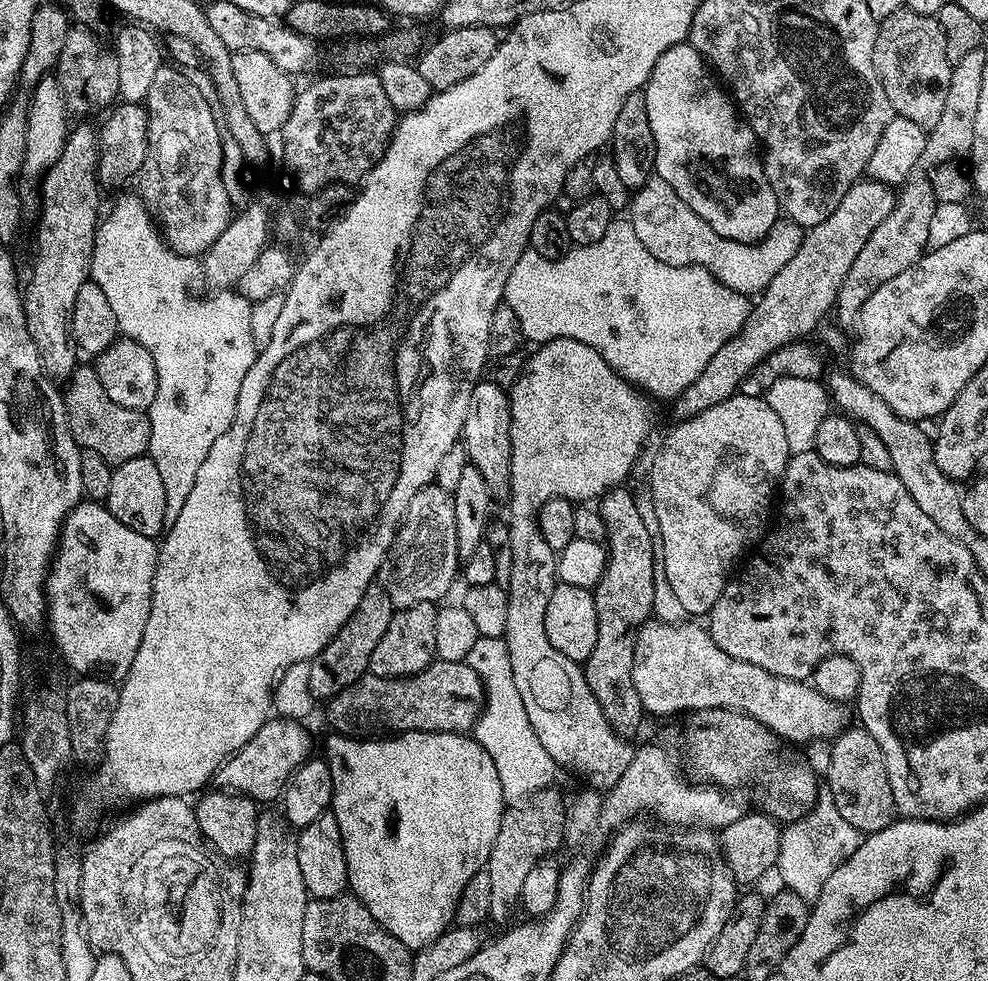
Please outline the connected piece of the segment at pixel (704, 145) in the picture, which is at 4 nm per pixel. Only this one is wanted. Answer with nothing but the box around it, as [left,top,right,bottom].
[642,42,781,244]

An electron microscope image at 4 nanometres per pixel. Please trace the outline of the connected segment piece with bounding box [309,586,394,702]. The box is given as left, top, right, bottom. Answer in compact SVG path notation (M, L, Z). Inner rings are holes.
M376 586L365 592L354 614L350 614L338 634L334 634L332 641L310 662L309 684L314 697L327 702L368 672L370 654L374 654L374 646L382 642L382 634L386 634L390 626L393 611L390 598L383 588Z

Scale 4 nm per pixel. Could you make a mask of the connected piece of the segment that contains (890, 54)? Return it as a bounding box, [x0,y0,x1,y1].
[874,10,953,130]

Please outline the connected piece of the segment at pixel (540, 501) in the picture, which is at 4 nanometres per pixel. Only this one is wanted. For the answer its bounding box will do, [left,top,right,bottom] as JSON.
[503,336,652,790]

